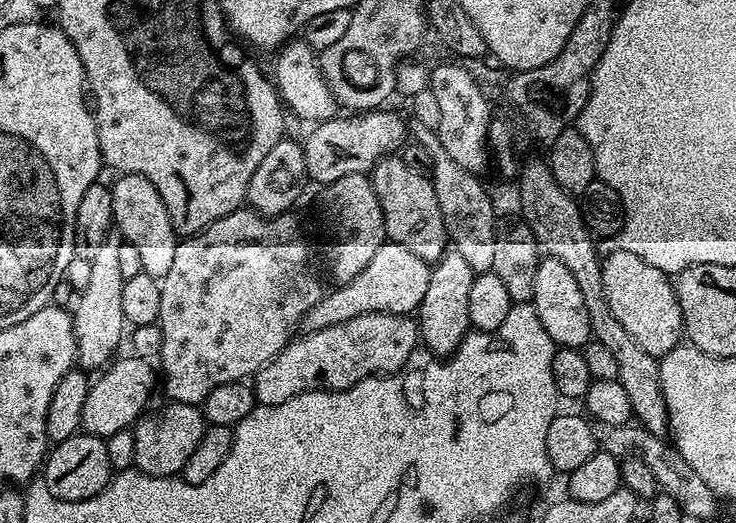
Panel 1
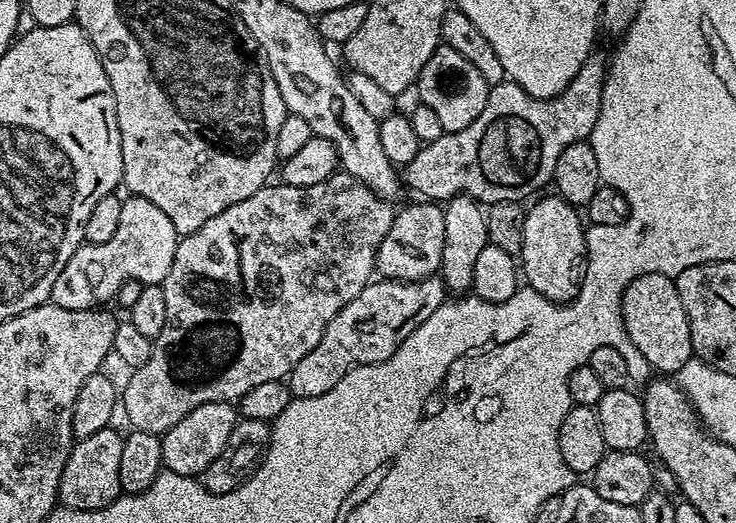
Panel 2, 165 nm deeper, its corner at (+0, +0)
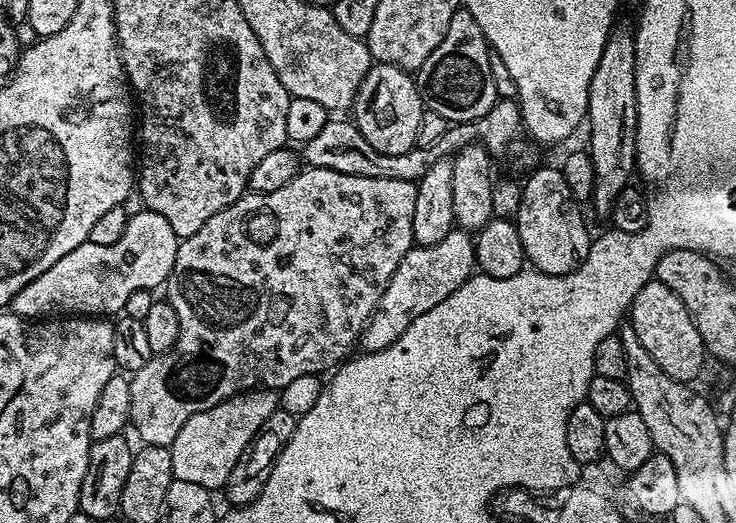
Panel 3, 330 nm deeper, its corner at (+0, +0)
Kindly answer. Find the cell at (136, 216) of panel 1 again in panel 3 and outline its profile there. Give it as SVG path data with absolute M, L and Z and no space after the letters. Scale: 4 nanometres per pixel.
M147 210L134 214L128 217L126 222L126 230L122 230L122 238L118 238L118 242L110 242L110 246L98 246L97 244L83 243L77 246L74 250L70 250L70 254L66 254L66 258L58 258L58 262L54 262L54 266L50 266L50 270L46 270L46 274L38 274L38 278L34 278L34 282L30 282L24 289L12 299L10 305L11 311L17 316L25 318L56 318L61 314L91 314L96 318L111 317L111 312L115 314L123 313L126 306L126 298L130 298L130 294L134 294L134 290L156 290L156 287L163 285L168 279L168 275L174 270L174 258L178 254L178 246L180 245L181 237L174 234L170 222L166 222L166 218L162 218L162 214L154 214Z

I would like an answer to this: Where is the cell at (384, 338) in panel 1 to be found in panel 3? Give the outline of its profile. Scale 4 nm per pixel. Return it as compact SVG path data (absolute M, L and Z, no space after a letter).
M453 230L442 238L442 242L433 244L421 244L413 246L398 262L398 270L394 270L394 278L386 286L378 306L372 311L372 317L368 319L368 325L364 327L363 334L360 335L358 348L361 353L377 352L386 350L390 342L397 340L426 310L438 306L438 302L450 298L462 282L466 282L474 275L476 268L476 246L473 237L463 230Z

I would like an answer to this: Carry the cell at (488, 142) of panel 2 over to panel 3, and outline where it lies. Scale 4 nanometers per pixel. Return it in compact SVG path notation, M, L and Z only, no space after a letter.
M497 99L496 105L483 116L482 119L471 124L452 124L434 142L431 148L414 147L406 154L382 154L362 138L355 123L351 119L336 120L330 118L314 138L310 138L303 145L302 160L310 168L329 168L338 170L342 174L354 174L366 178L398 178L402 182L419 182L422 174L426 174L430 161L442 160L465 148L466 145L479 141L484 149L493 158L508 156L511 152L520 152L524 148L526 133L524 131L524 119L520 117L520 105L515 99Z

